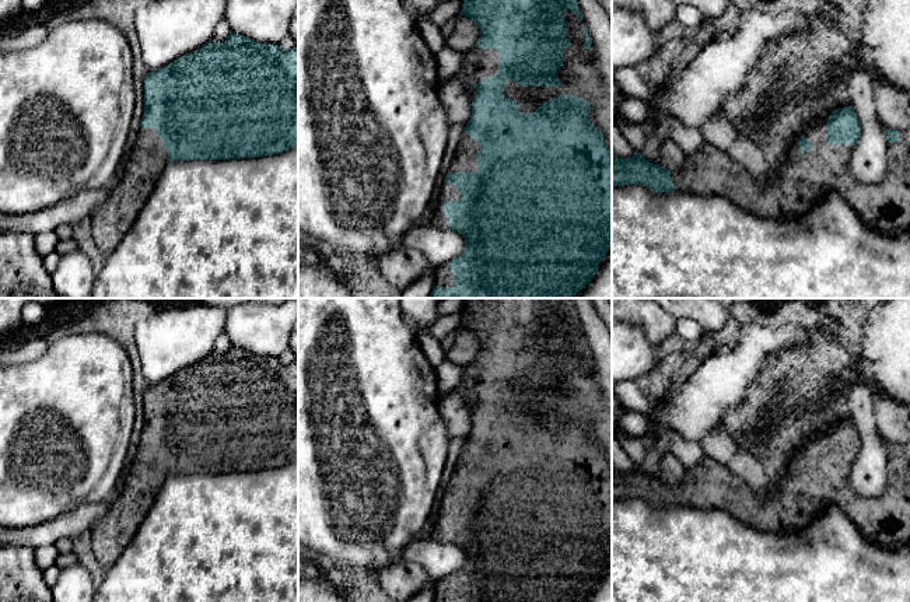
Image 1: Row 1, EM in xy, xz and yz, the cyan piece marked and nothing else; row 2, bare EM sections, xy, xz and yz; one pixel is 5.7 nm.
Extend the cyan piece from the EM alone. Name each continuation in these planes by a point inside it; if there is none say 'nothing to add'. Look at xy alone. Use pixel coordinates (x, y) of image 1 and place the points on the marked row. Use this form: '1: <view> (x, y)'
1: xy (109, 223)

